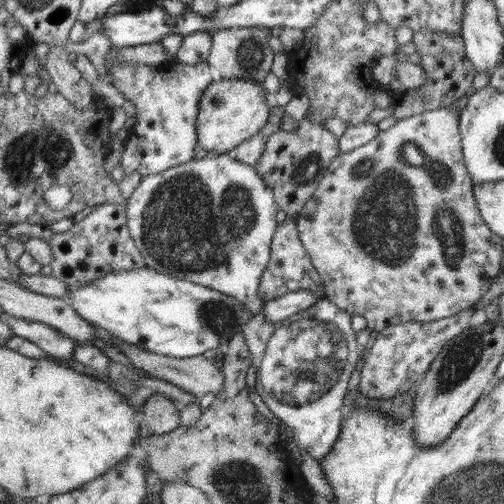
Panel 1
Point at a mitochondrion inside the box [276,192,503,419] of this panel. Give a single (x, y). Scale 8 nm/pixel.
(458, 363)

